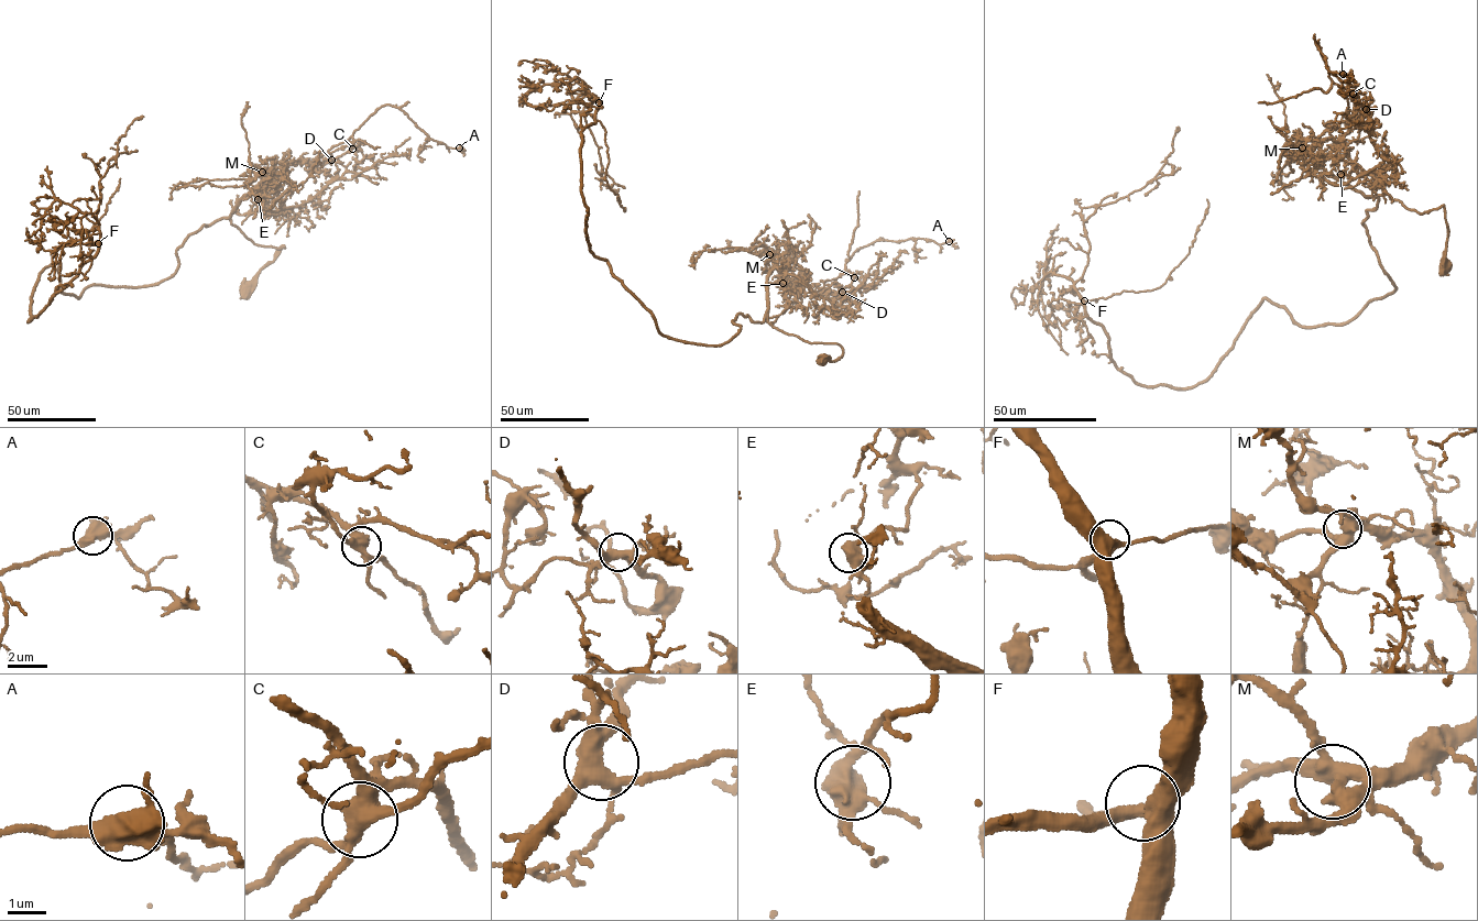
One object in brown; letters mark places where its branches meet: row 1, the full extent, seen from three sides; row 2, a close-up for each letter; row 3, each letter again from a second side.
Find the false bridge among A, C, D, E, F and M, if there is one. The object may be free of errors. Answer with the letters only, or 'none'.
C

